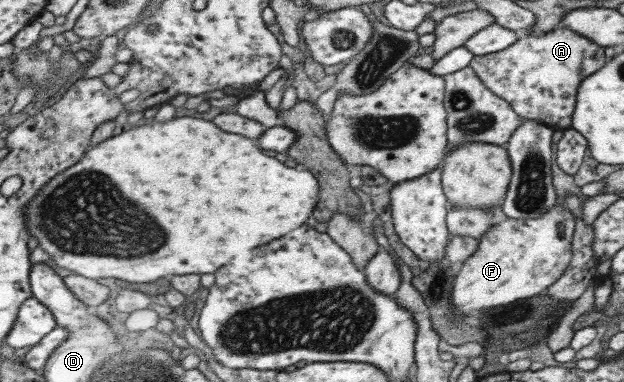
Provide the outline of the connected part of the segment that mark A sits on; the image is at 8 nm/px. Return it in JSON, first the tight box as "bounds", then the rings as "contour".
{"bounds":[468,26,607,130],"contour":[[[559,26],[542,36],[519,36],[511,46],[499,52],[473,55],[468,65],[491,92],[511,105],[515,114],[564,130],[571,124],[579,83],[607,61],[603,49],[588,38]]]}

